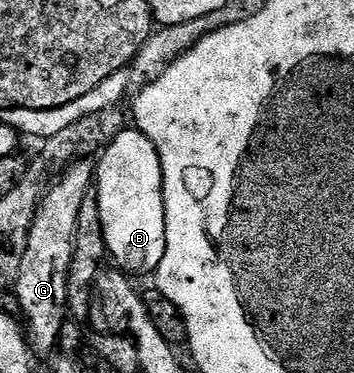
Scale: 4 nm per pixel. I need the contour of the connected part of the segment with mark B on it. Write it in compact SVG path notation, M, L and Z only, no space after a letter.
M135 128L117 129L110 141L103 147L94 170L94 189L97 194L104 244L117 267L129 276L135 274L155 275L162 264L162 256L166 256L166 216L164 215L164 177L162 164L154 144L143 132Z

